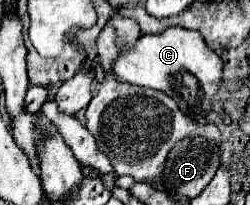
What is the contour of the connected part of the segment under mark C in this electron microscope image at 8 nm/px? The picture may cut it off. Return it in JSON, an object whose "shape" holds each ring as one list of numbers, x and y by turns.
{"shape":[[169,27,159,35,141,35,135,49,123,51,115,61,115,75,121,81,163,91,189,115,195,123,205,125,211,113,211,101,223,83,223,61,211,51,197,31]]}

